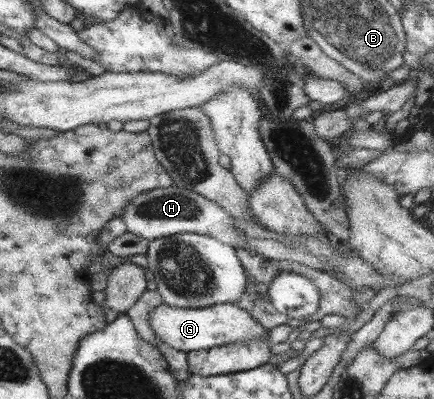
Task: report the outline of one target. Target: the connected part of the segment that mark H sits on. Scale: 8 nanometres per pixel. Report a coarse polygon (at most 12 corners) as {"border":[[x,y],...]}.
{"border":[[174,184],[133,196],[121,218],[148,242],[197,233],[236,250],[224,208]]}

